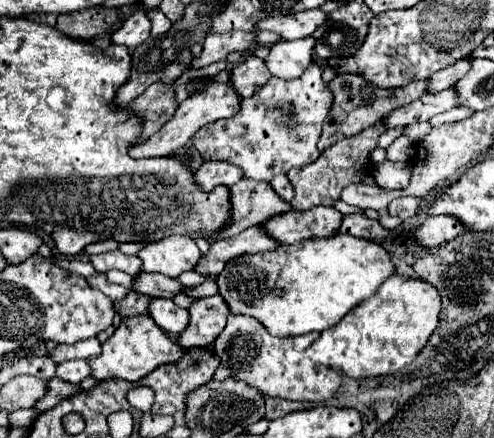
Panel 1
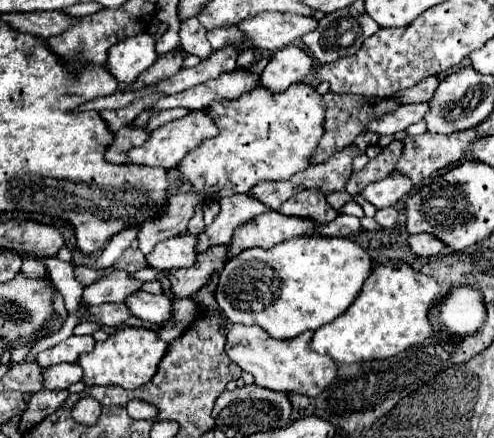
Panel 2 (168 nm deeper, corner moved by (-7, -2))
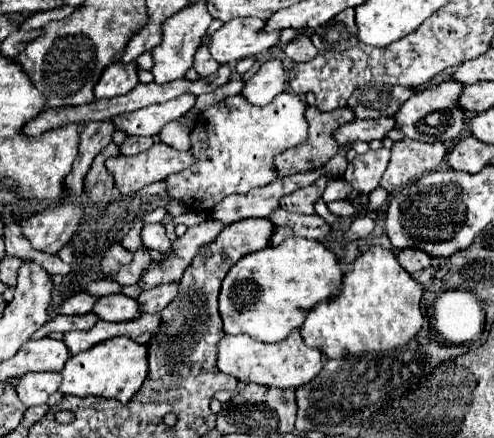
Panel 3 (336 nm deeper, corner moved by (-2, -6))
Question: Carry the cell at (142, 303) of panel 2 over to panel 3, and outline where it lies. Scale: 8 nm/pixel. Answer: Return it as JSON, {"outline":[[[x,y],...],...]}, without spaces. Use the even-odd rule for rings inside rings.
{"outline":[[[123,293],[101,297],[99,303],[95,305],[93,313],[97,313],[103,321],[115,321],[115,323],[133,321],[133,319],[139,319],[143,315],[139,301],[131,299]]]}

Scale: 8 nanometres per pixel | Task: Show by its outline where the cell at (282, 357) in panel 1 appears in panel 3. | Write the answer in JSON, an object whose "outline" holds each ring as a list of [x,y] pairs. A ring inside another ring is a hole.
{"outline":[[[295,329],[285,341],[281,343],[261,343],[249,335],[225,335],[219,343],[219,357],[217,357],[219,371],[233,375],[243,383],[257,383],[265,387],[279,387],[279,389],[297,389],[307,385],[315,379],[323,369],[323,355],[311,347],[307,347]]]}

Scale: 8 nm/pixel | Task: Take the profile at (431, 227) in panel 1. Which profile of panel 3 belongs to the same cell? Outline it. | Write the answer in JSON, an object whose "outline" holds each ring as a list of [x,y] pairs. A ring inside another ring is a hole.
{"outline":[[[401,249],[401,251],[397,251],[397,259],[399,259],[401,267],[409,273],[417,273],[417,271],[429,267],[429,263],[431,263],[431,255],[427,255],[421,249]]]}

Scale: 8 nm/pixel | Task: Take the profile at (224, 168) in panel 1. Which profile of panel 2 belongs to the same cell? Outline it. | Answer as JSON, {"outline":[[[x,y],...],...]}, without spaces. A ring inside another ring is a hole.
{"outline":[[[192,191],[168,197],[164,211],[160,211],[160,219],[152,219],[152,223],[144,223],[144,227],[140,229],[138,233],[140,251],[148,255],[158,241],[184,233],[194,213],[192,209],[200,203],[204,203],[204,199],[200,195],[194,195]]]}

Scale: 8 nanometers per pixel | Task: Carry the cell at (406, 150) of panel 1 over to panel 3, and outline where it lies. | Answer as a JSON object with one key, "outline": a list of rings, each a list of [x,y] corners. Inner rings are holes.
{"outline":[[[385,147],[377,151],[369,149],[365,155],[357,155],[345,171],[345,181],[357,193],[371,193],[375,187],[379,187],[379,181],[387,169],[389,157],[391,157],[391,151]]]}

